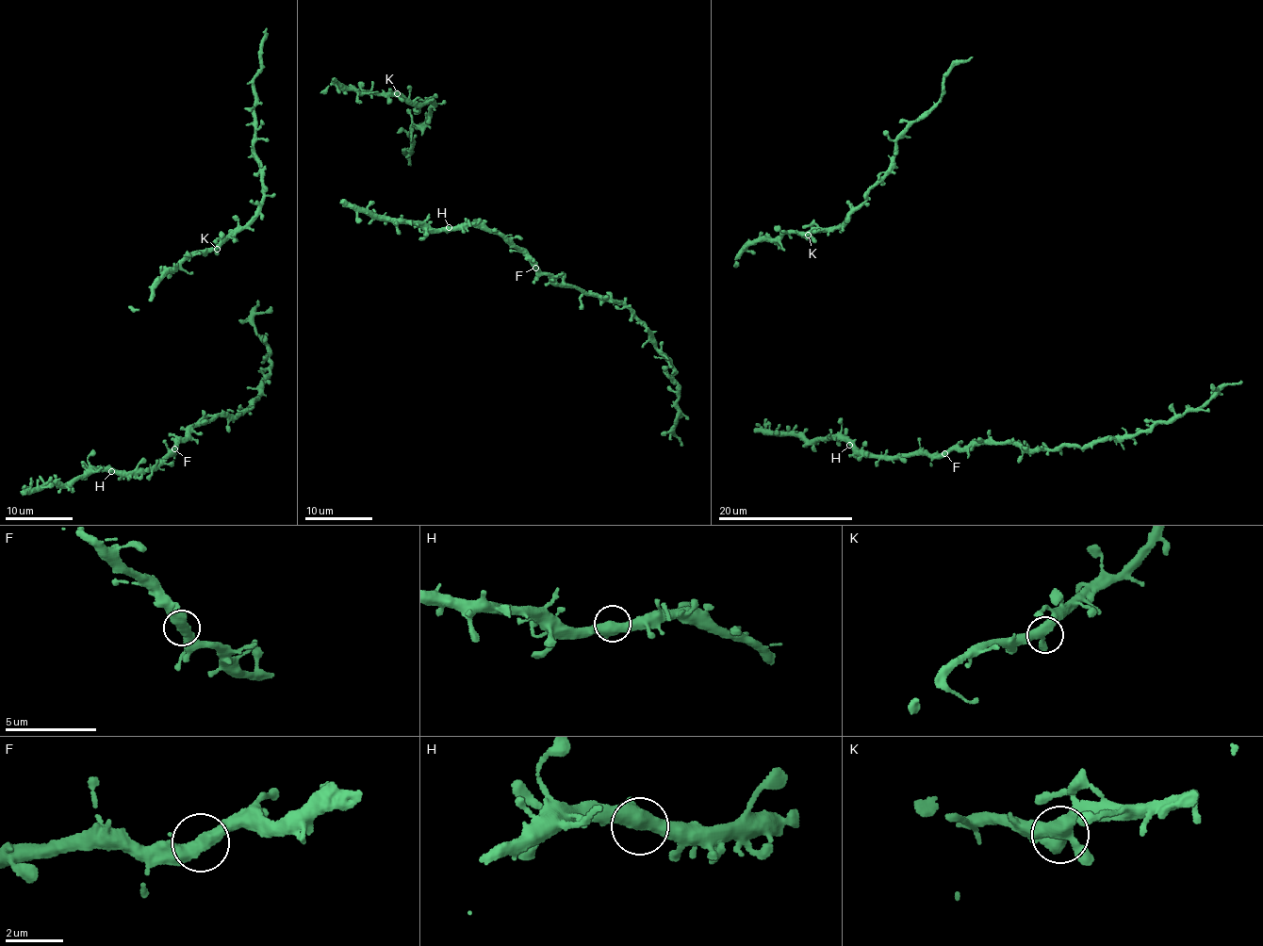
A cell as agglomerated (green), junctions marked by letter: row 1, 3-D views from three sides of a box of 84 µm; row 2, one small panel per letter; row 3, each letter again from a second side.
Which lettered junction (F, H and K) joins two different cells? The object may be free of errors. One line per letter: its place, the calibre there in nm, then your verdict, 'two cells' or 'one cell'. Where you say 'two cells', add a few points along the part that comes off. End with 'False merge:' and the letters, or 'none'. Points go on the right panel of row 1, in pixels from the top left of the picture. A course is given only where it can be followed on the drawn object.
F: place (944, 453); calibre 480 nm; one cell
H: place (849, 445); calibre 500 nm; one cell
K: place (808, 235); calibre 380 nm; one cell
False merge: none

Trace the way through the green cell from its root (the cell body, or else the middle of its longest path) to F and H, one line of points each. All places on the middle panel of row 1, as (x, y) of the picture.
F: (419, 225), (423, 233), (482, 222), (509, 237), (534, 268)
H: (419, 225), (423, 233), (449, 227)

